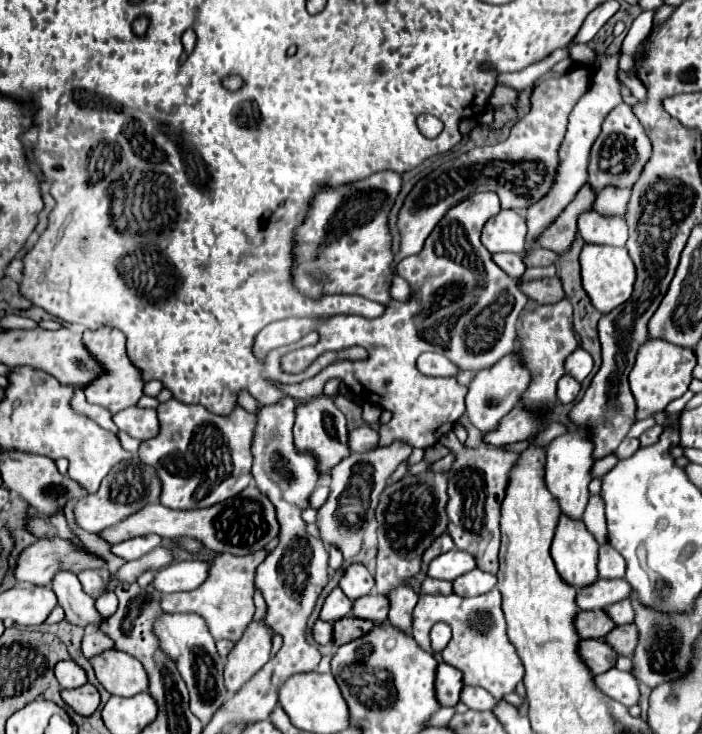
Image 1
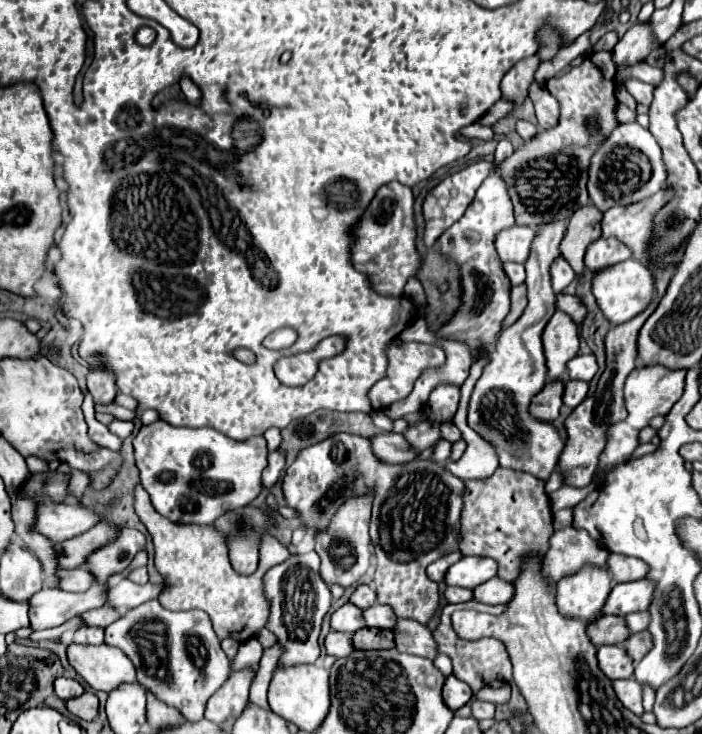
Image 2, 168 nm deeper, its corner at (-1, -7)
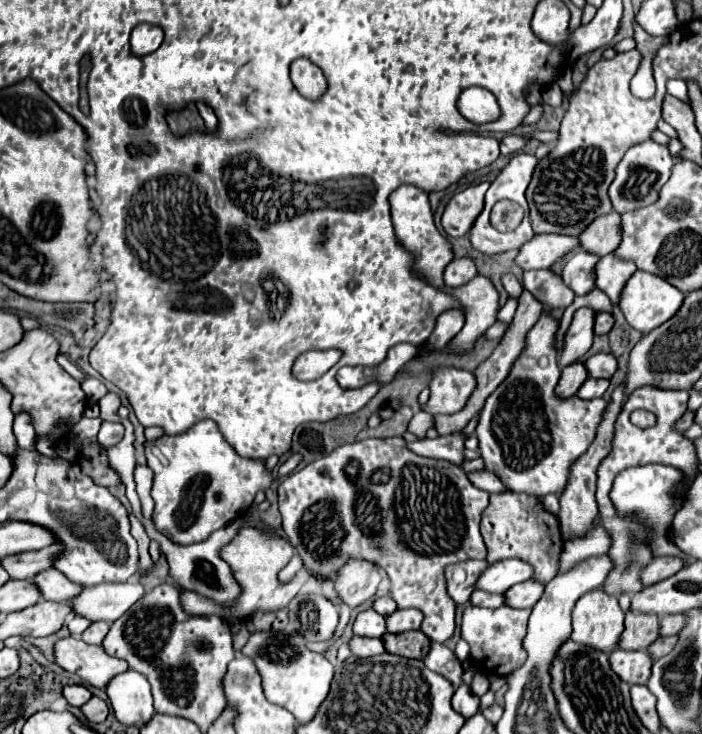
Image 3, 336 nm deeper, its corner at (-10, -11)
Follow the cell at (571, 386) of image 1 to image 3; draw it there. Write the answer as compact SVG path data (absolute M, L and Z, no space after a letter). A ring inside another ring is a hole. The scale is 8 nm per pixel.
M587 379L583 385L581 385L581 389L577 391L577 397L579 399L597 399L597 397L601 397L603 393L605 393L605 389L609 387L609 381L607 379Z

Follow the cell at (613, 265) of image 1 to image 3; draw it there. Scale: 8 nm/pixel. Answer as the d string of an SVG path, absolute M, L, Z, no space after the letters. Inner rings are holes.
M635 271L619 295L619 309L623 311L631 327L635 327L641 333L649 333L677 313L677 309L683 303L683 297L685 295L677 287L667 283L667 279L661 279L659 275L651 275L647 271Z

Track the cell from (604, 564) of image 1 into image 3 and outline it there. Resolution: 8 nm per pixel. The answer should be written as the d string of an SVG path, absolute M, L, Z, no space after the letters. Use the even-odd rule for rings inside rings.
M657 557L647 567L643 567L643 575L639 575L639 579L647 587L647 585L655 585L655 583L675 575L681 569L683 569L681 559L677 559L677 557Z

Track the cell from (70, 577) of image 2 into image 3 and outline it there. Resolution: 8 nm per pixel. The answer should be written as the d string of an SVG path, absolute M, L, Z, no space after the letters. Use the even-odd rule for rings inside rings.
M55 569L41 571L35 577L35 583L41 589L43 599L47 599L47 601L65 601L65 603L69 603L71 599L75 599L75 595L79 595L79 591L85 589L85 587L79 587L77 583L71 583L61 571L55 571Z

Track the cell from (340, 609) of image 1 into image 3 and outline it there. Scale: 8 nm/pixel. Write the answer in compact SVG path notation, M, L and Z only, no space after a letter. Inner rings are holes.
M373 609L361 611L353 623L353 633L363 637L383 637L387 633L385 617Z

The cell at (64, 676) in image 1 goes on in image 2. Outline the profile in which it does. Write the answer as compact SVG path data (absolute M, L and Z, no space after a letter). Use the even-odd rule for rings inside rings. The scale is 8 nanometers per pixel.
M66 677L56 679L54 687L56 687L56 695L58 695L60 699L64 699L64 701L68 701L68 699L78 697L78 695L84 693L84 689L82 689L82 685L80 685L78 681L74 681L74 679L66 679Z

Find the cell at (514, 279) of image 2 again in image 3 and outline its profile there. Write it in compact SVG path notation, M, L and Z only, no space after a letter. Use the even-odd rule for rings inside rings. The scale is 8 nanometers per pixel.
M525 271L523 287L549 309L565 309L573 301L573 291L551 271Z

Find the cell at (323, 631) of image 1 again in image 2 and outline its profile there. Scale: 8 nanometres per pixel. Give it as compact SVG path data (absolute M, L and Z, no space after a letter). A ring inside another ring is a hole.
M330 631L328 637L326 637L326 651L328 655L334 655L334 657L346 657L350 653L354 653L354 643L352 643L352 635L346 635L346 633L336 633L336 631Z

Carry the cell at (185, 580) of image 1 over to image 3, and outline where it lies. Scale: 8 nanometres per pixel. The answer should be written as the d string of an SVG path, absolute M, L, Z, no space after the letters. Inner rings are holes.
M135 579L127 583L103 583L103 585L87 587L79 597L71 601L71 605L75 613L91 621L113 623L143 595L145 589Z

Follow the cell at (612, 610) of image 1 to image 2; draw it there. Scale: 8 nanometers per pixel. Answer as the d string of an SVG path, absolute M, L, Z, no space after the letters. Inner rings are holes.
M644 611L644 613L630 613L630 615L626 615L626 623L630 623L630 631L632 633L644 631L650 625L650 613L648 611Z

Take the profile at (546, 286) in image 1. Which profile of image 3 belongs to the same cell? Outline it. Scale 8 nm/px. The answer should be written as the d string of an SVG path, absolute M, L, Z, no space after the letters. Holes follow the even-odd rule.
M595 313L595 335L607 335L609 329L613 327L613 317L611 313Z

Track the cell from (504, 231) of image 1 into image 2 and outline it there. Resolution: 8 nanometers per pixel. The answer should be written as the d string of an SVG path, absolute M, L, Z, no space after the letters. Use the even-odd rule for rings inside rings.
M514 225L512 229L506 229L502 233L498 233L496 237L496 251L500 255L500 259L506 261L514 261L514 263L524 263L530 255L530 245L536 237L536 229L534 227L520 227Z

